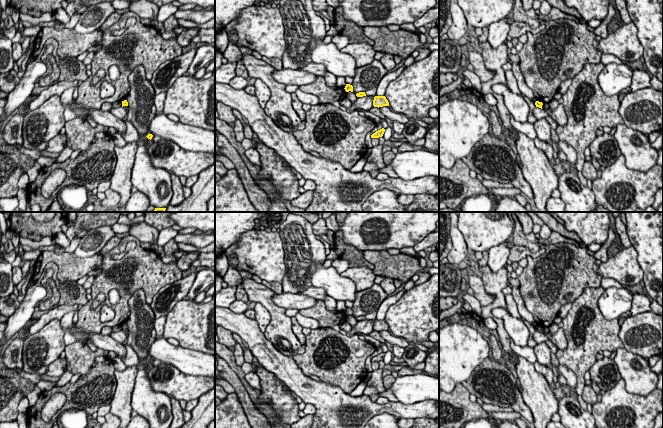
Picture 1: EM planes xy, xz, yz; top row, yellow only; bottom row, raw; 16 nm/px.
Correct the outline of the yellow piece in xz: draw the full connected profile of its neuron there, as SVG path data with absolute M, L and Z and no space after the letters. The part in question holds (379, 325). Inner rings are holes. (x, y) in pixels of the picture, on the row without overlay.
M375 320L373 324L373 330L378 332L383 330L389 330L389 326L385 320Z

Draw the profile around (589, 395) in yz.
M585 385L582 393L582 399L587 403L587 404L594 404L597 401L598 395L594 391L594 389L591 386Z

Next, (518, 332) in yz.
M495 308L492 314L503 320L504 328L515 345L525 347L528 345L530 331L522 319L513 317L504 308Z

